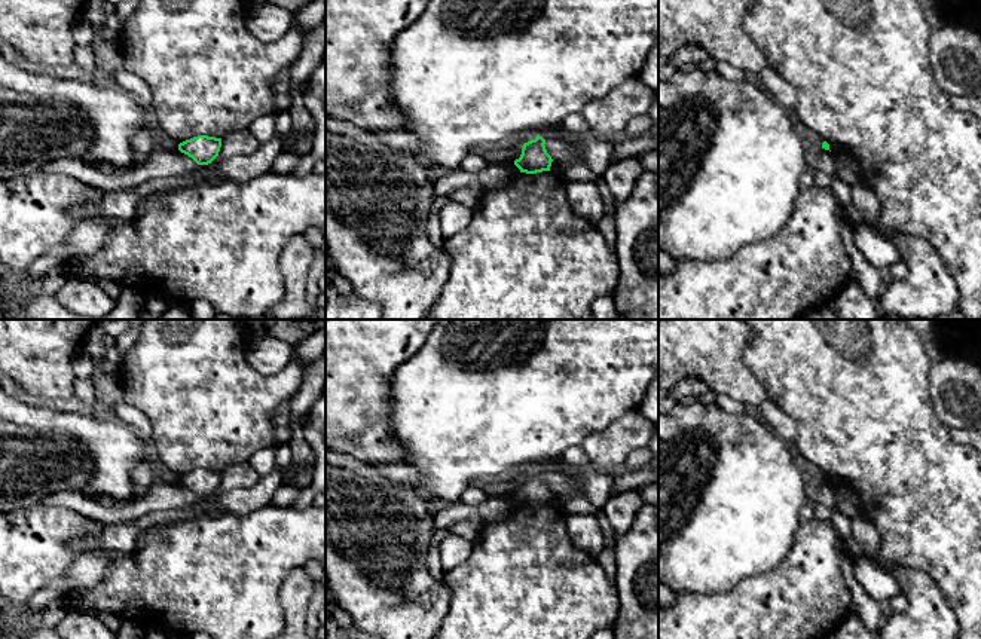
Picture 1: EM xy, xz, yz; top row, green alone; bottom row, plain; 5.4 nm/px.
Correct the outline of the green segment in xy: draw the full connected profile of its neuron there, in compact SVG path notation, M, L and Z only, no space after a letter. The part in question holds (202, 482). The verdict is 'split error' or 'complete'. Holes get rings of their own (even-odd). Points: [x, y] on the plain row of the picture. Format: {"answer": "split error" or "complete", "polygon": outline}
{"answer": "complete", "polygon": "M198 468L178 477L178 483L192 490L198 498L211 496L220 484L221 471Z"}

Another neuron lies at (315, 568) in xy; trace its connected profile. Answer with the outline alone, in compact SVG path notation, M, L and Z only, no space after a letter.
M311 559L305 563L305 571L312 580L312 583L318 583L326 580L326 562L320 559Z

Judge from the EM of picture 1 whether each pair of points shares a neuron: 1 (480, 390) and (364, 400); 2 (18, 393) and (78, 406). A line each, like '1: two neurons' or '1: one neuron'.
1: two neurons
2: one neuron

